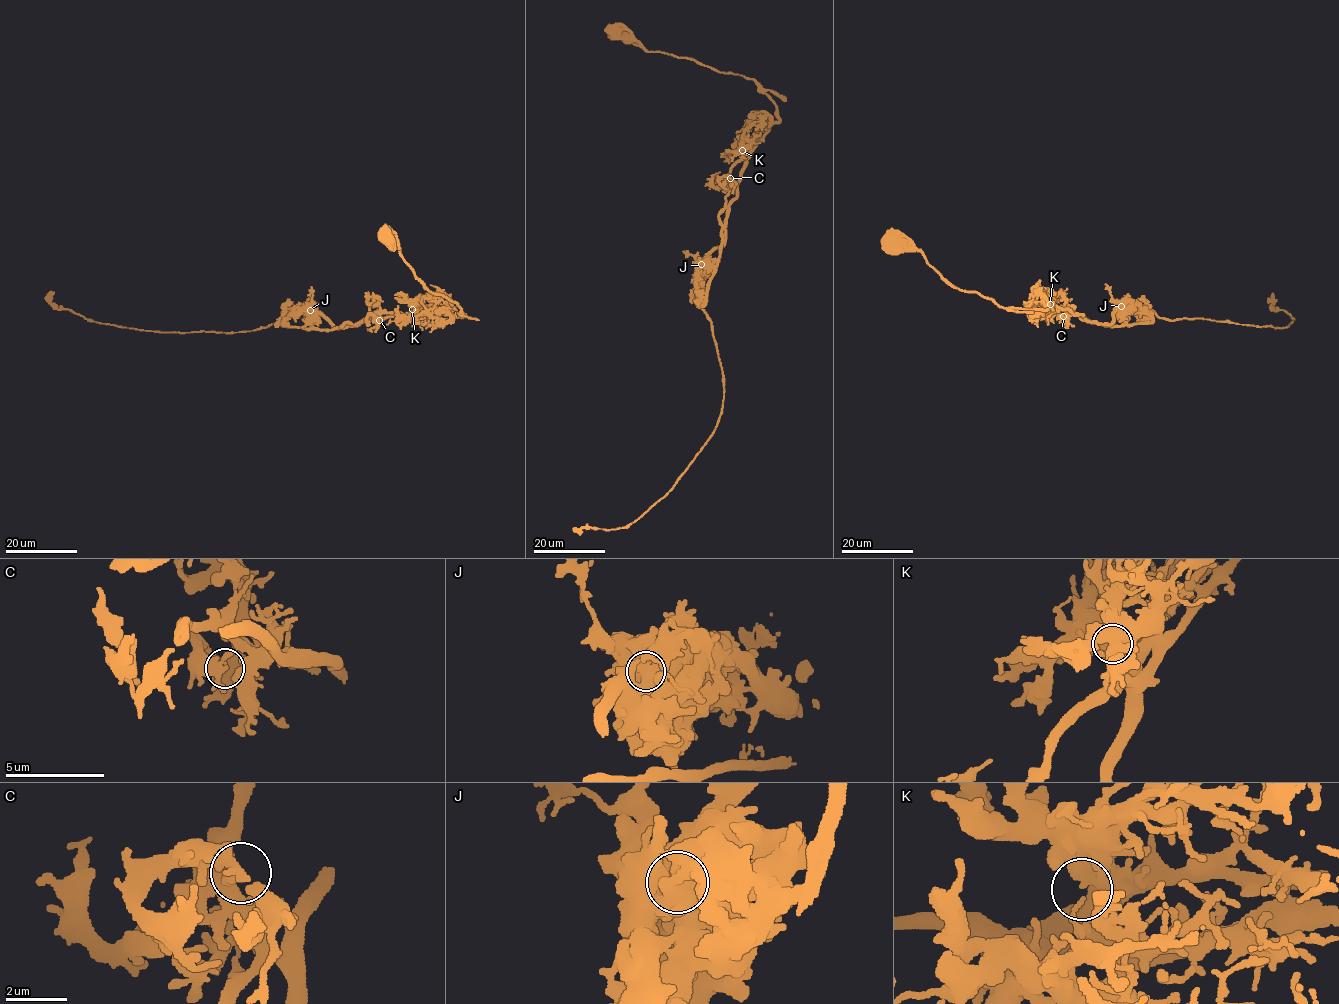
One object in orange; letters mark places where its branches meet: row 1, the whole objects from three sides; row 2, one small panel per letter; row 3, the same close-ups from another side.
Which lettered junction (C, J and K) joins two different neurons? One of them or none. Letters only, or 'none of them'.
J

